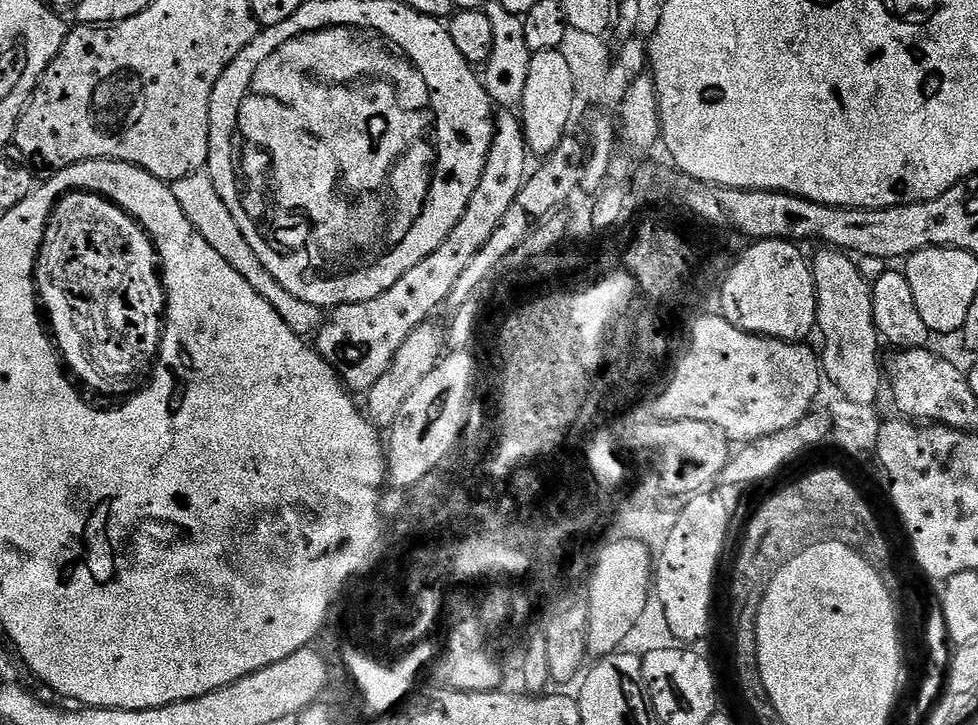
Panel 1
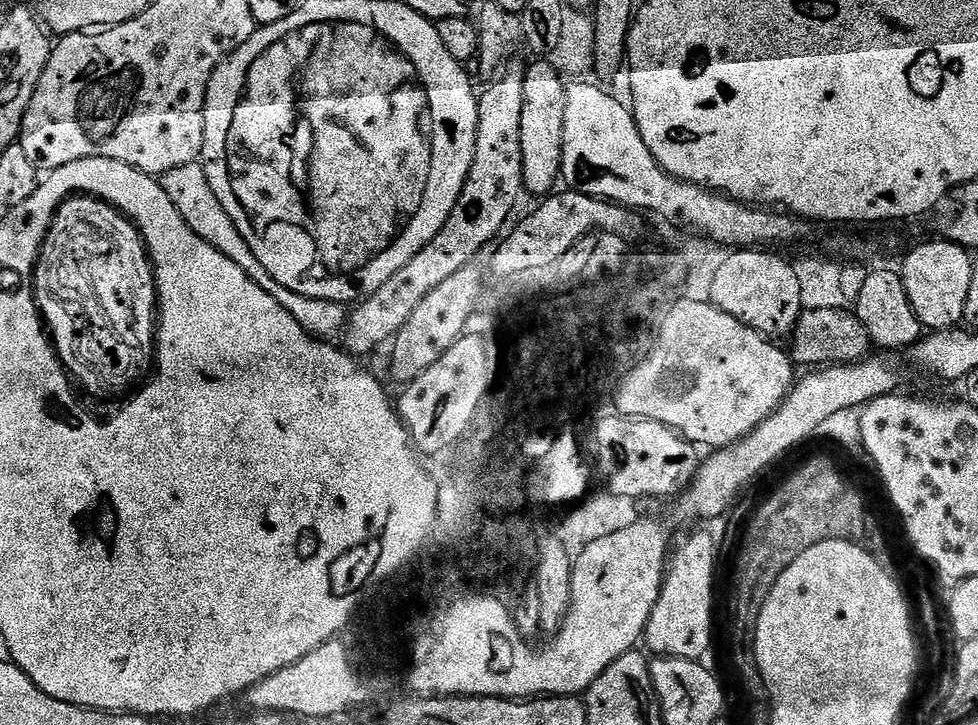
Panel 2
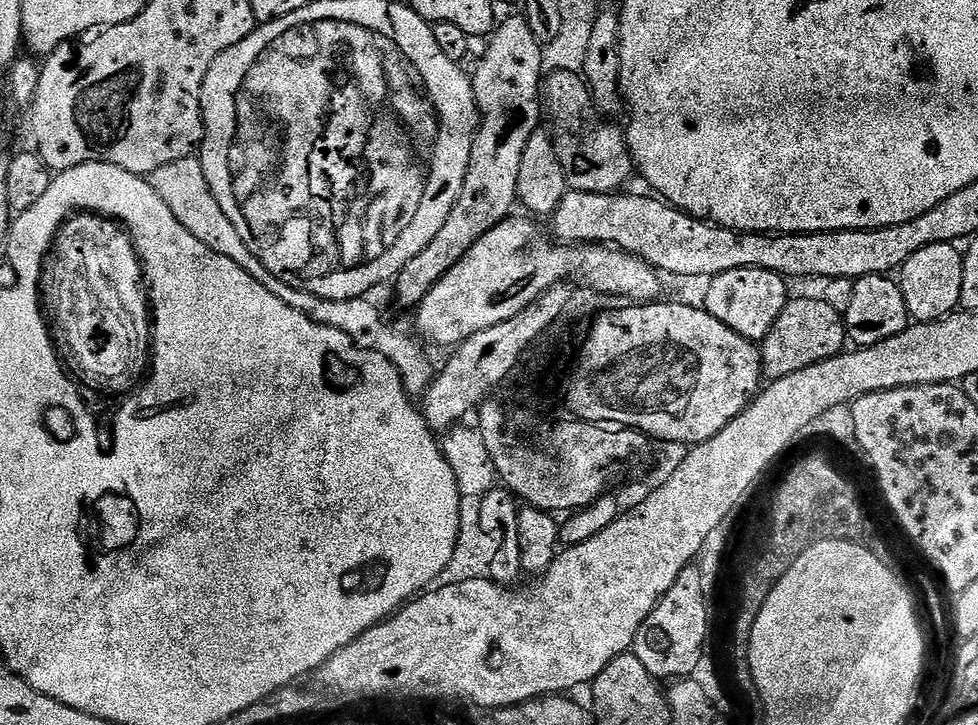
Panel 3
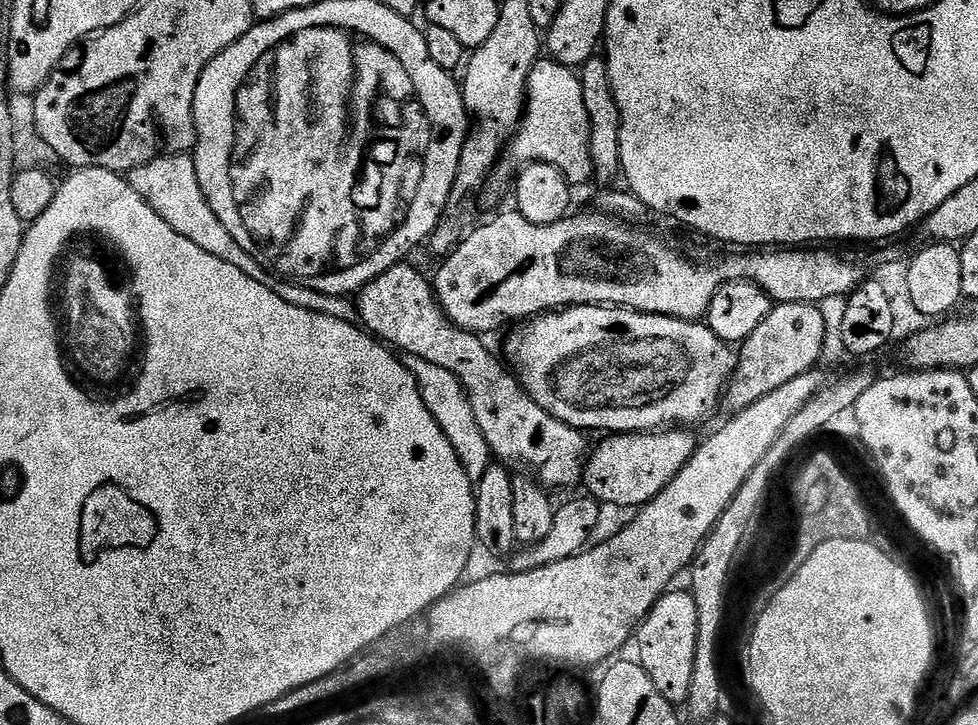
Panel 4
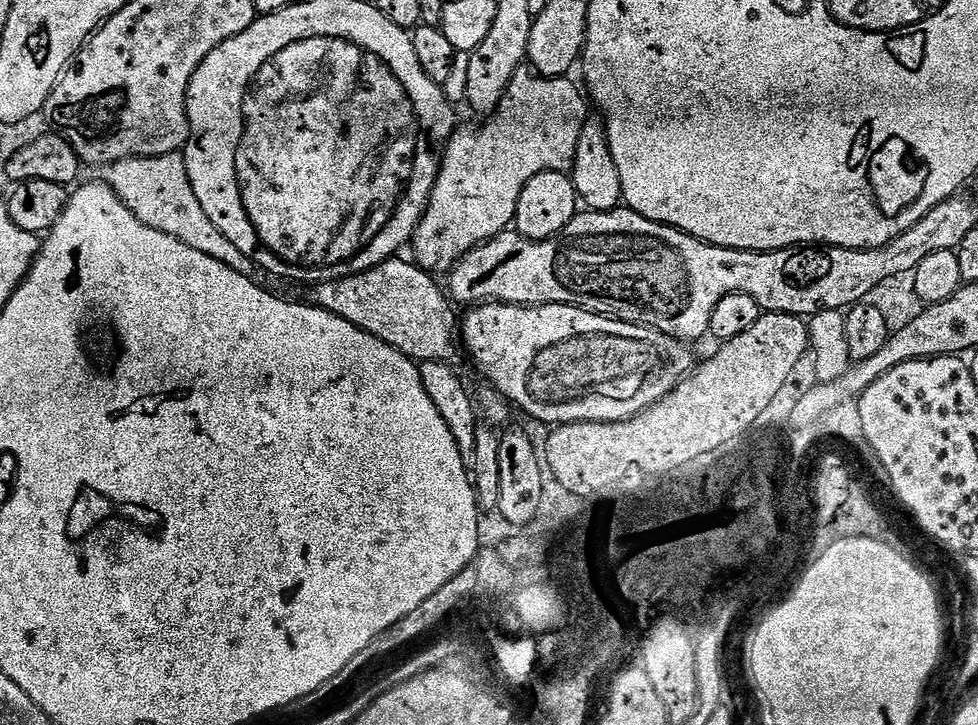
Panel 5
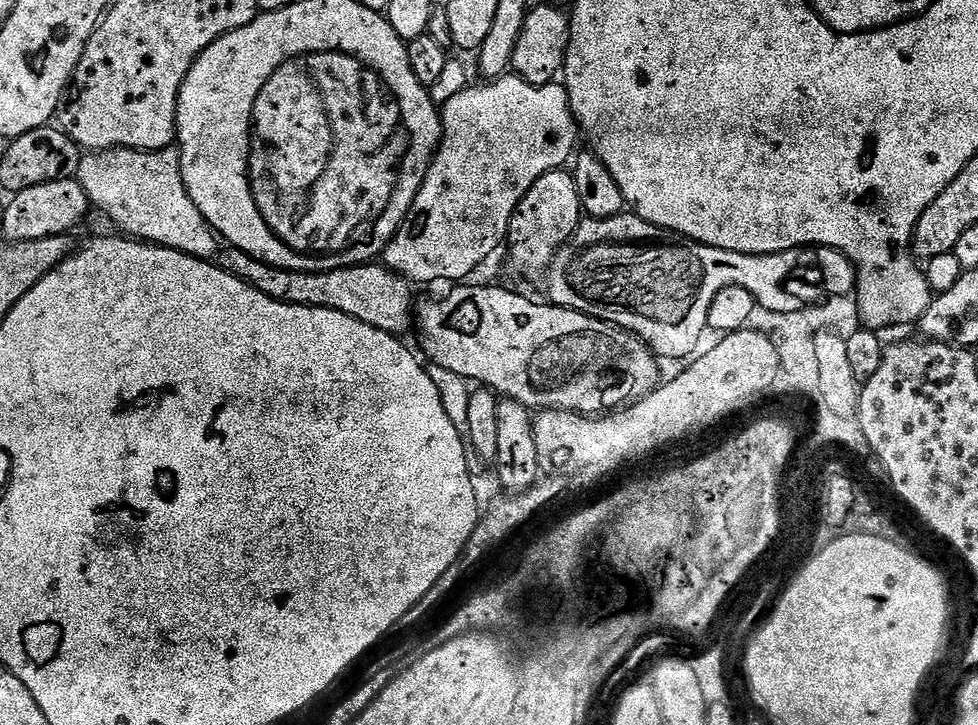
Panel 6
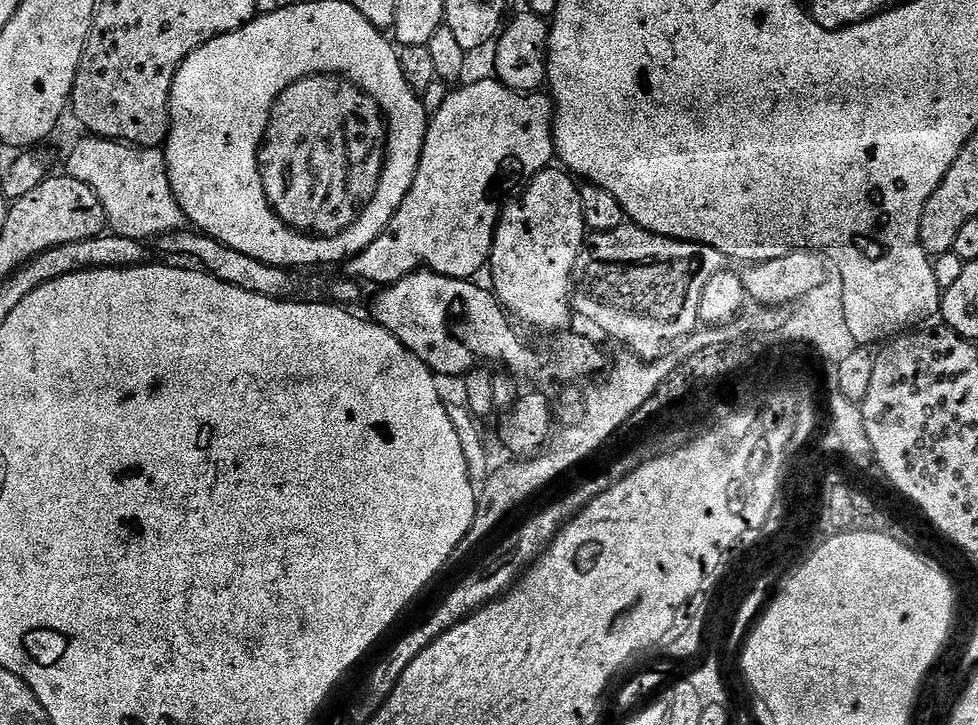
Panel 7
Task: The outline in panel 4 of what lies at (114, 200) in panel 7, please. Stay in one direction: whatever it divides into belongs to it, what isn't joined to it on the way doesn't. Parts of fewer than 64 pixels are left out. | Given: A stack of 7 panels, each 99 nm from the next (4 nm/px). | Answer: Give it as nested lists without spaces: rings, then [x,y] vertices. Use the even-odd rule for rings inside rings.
[[[191,155],[159,156],[154,162],[146,162],[146,166],[138,166],[133,172],[127,173],[126,179],[130,186],[134,186],[134,190],[138,190],[138,194],[142,194],[150,210],[154,210],[154,214],[158,214],[162,222],[170,222],[170,226],[174,226],[174,230],[178,230],[182,238],[190,238],[190,242],[194,242],[194,246],[199,246],[201,250],[206,250],[206,254],[214,254],[214,258],[222,258],[222,262],[238,266],[238,270],[242,270],[246,278],[254,278],[254,282],[259,282],[266,286],[266,290],[278,294],[282,302],[290,302],[290,306],[298,306],[302,310],[310,310],[330,318],[349,322],[357,319],[356,305],[351,299],[322,294],[318,290],[295,284],[293,280],[286,280],[283,275],[264,268],[254,257],[246,254],[246,250],[242,250],[242,246],[234,242],[230,230],[226,230],[226,226],[218,222],[218,214],[210,210],[210,202],[206,202],[206,194],[202,194],[202,186],[198,186],[198,174]]]

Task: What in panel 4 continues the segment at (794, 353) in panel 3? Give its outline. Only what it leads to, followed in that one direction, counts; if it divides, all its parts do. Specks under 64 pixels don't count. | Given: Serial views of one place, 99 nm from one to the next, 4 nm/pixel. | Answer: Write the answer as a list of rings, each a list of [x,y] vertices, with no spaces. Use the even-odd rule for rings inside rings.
[[[808,303],[776,304],[762,320],[758,330],[739,345],[736,369],[722,397],[723,403],[732,407],[733,413],[758,402],[779,386],[784,386],[802,373],[811,371],[823,357],[825,344],[825,319],[819,307]]]

